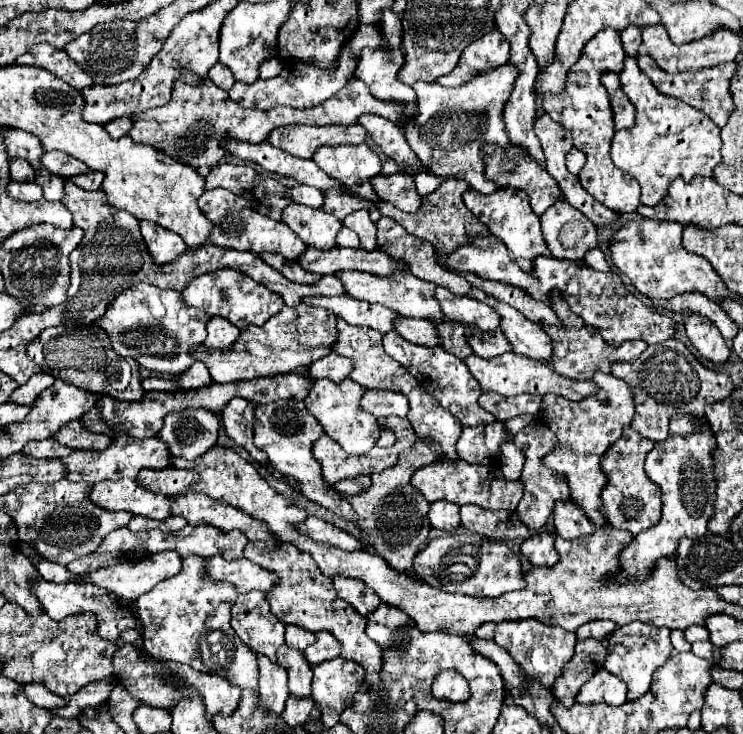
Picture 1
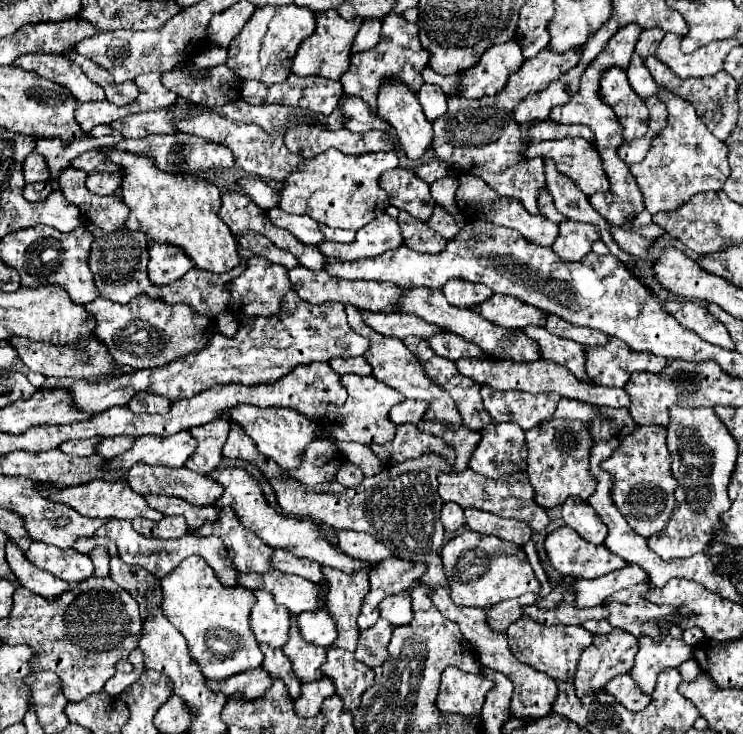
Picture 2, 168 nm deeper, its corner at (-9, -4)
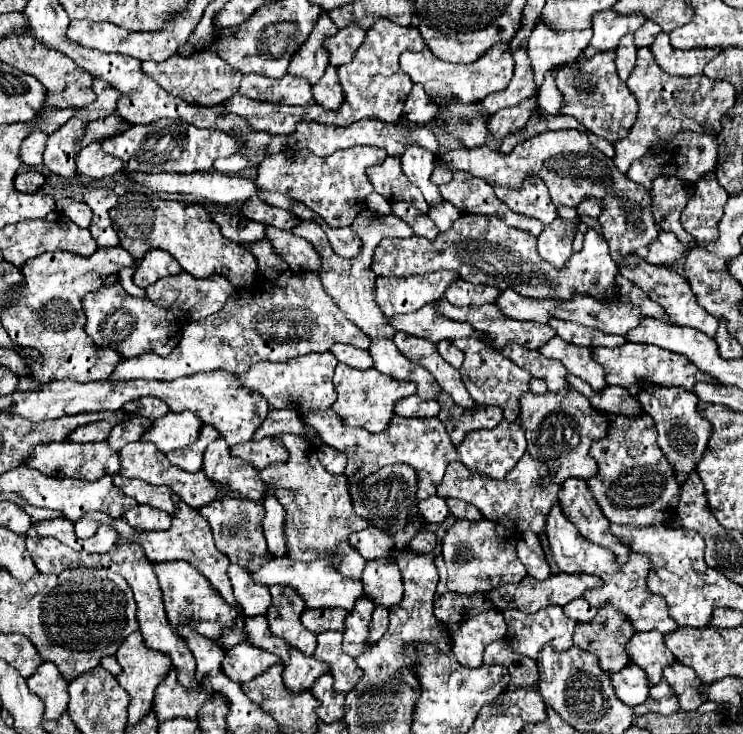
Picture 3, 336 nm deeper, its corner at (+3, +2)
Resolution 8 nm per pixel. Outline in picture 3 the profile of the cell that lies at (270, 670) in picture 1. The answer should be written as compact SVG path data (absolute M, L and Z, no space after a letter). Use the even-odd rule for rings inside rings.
M264 615L258 617L246 617L246 631L248 631L248 641L256 643L258 647L264 647L272 653L276 653L282 661L288 659L288 643L284 643L284 639L276 637Z

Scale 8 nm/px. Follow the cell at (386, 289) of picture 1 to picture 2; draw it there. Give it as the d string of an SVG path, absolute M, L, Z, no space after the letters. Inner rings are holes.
M408 289L402 293L400 297L400 305L398 305L400 313L408 313L408 315L416 315L422 317L428 323L434 323L442 329L448 329L460 337L464 337L466 341L478 345L488 357L494 359L512 359L512 361L536 361L540 359L540 351L536 341L532 341L530 337L524 337L524 331L520 329L504 329L500 325L492 325L490 321L484 321L484 317L472 313L470 309L460 309L454 307L446 301L444 293L438 289Z

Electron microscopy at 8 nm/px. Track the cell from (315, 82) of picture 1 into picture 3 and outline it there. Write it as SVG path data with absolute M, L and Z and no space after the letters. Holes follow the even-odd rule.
M244 75L240 83L240 95L244 93L250 99L260 99L268 103L284 103L284 105L312 105L310 83L300 77L284 75L282 79L268 79L262 75Z

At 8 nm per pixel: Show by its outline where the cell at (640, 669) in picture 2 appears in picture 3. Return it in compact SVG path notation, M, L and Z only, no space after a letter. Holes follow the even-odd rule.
M660 631L636 633L628 641L630 661L648 673L648 681L658 685L662 681L662 669L674 663L668 647L664 647L664 635Z

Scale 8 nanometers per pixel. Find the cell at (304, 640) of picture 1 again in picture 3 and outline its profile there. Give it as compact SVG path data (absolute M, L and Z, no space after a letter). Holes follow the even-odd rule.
M306 609L302 613L302 623L312 633L324 633L324 631L344 633L346 617L348 617L348 611L344 609Z

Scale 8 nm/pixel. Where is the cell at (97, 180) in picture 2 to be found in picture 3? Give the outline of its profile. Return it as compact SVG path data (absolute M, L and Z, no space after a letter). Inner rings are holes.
M100 139L78 151L76 167L80 173L88 177L106 177L106 175L118 173L122 169L122 163L120 159L116 159L114 155L108 155L102 149L102 139Z

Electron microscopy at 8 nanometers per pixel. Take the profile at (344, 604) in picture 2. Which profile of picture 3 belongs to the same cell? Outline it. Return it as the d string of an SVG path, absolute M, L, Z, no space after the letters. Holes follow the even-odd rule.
M292 433L274 435L274 439L278 439L288 449L288 459L270 463L260 471L260 477L274 487L276 499L286 509L288 557L296 557L298 561L312 561L320 555L328 555L328 551L336 551L342 555L340 571L344 571L344 575L348 577L358 579L362 575L366 559L356 553L356 549L352 549L348 535L370 527L370 521L354 513L348 493L348 477L328 473L320 465L316 457L316 445L312 441L306 441L304 437Z

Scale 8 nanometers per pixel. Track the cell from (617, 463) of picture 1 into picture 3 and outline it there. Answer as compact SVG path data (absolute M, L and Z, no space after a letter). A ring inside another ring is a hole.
M650 415L640 419L614 419L608 435L594 443L592 457L598 463L598 473L588 479L600 509L616 525L662 525L666 523L680 499L680 485L674 469L656 443L656 427Z

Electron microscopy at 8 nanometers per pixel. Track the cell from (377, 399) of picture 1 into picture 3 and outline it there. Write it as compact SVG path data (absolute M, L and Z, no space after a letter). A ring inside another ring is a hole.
M412 395L412 397L400 399L394 411L396 415L404 415L404 417L436 417L440 413L440 405L434 399L422 399L418 395Z

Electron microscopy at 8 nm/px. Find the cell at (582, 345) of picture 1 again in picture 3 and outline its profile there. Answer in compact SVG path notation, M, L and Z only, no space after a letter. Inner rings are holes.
M626 343L624 347L614 347L614 349L606 349L606 347L598 347L592 351L594 359L604 367L606 371L606 383L608 385L620 385L620 387L634 387L640 381L650 381L654 385L680 385L688 391L694 391L696 383L714 383L720 385L718 379L710 377L708 373L696 369L696 365L692 361L688 361L684 355L678 353L670 353L666 349L660 349L656 345L644 345L644 343Z

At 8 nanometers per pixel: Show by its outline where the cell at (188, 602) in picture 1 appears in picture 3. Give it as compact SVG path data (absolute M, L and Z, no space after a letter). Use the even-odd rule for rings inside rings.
M164 561L164 563L156 563L154 569L160 581L160 589L164 593L164 607L168 613L168 621L174 631L176 631L176 623L188 623L190 627L196 627L200 635L208 635L208 639L216 641L218 635L222 635L224 627L230 627L232 623L236 623L238 609L224 603L224 599L218 599L208 579L204 579L204 575L200 575L190 563Z

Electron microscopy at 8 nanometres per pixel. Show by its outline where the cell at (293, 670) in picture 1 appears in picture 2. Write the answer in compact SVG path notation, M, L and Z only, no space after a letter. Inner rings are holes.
M292 619L292 637L288 639L288 645L284 645L284 655L292 663L292 671L302 683L308 681L320 681L324 675L320 673L320 665L326 661L326 649L308 645L296 629L296 621Z

